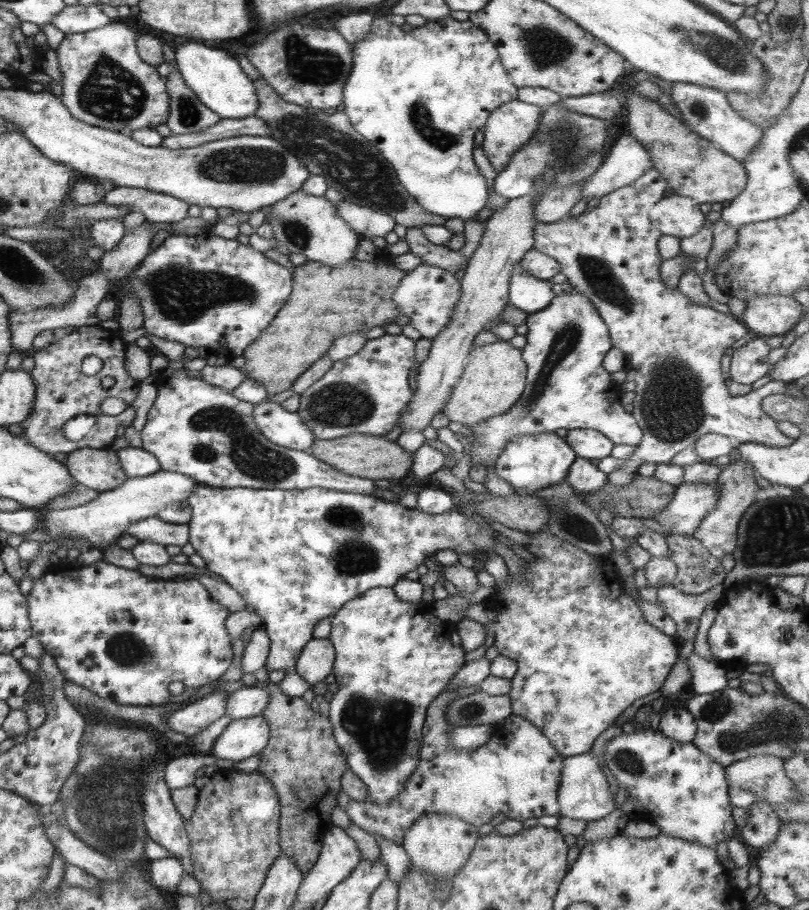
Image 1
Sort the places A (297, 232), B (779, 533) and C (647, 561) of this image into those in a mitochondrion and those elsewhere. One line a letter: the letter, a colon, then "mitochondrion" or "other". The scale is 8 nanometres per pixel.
A: mitochondrion
B: mitochondrion
C: other

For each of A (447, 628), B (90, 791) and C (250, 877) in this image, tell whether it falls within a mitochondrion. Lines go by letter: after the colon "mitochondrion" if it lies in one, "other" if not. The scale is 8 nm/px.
A: other
B: mitochondrion
C: other

